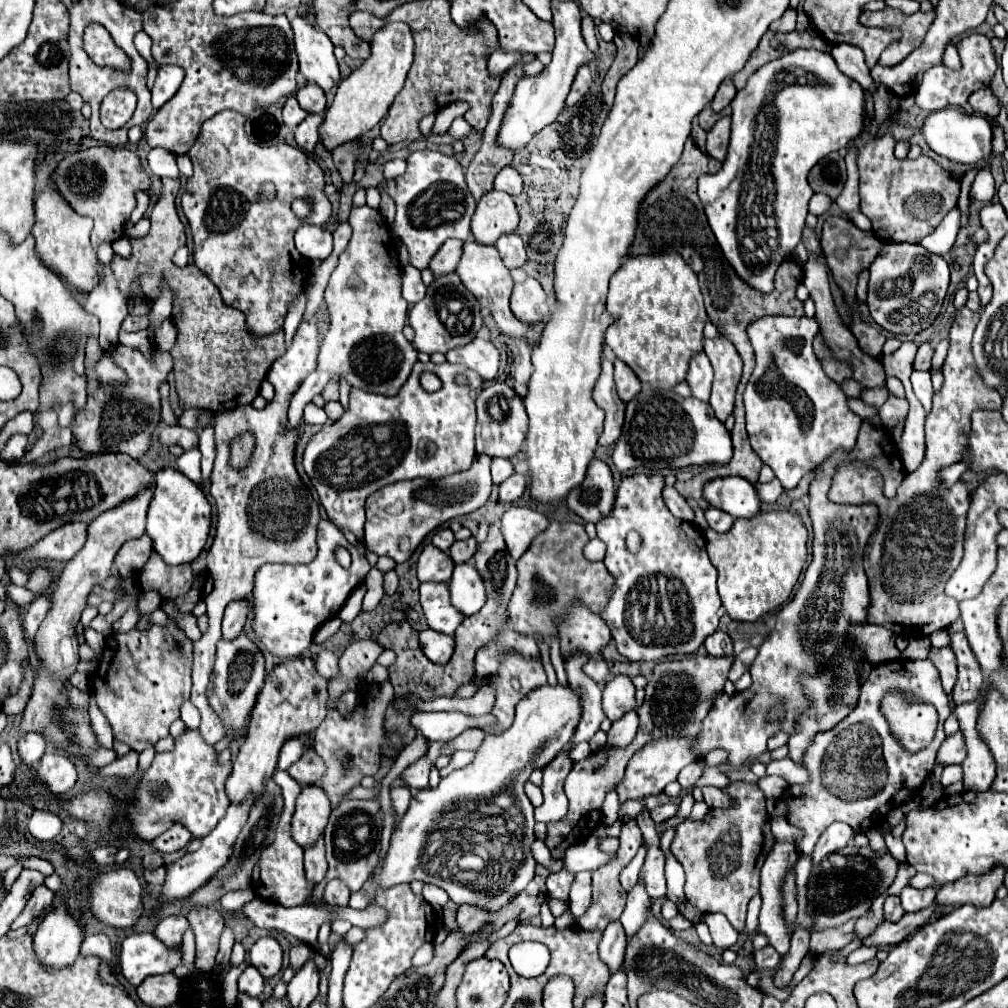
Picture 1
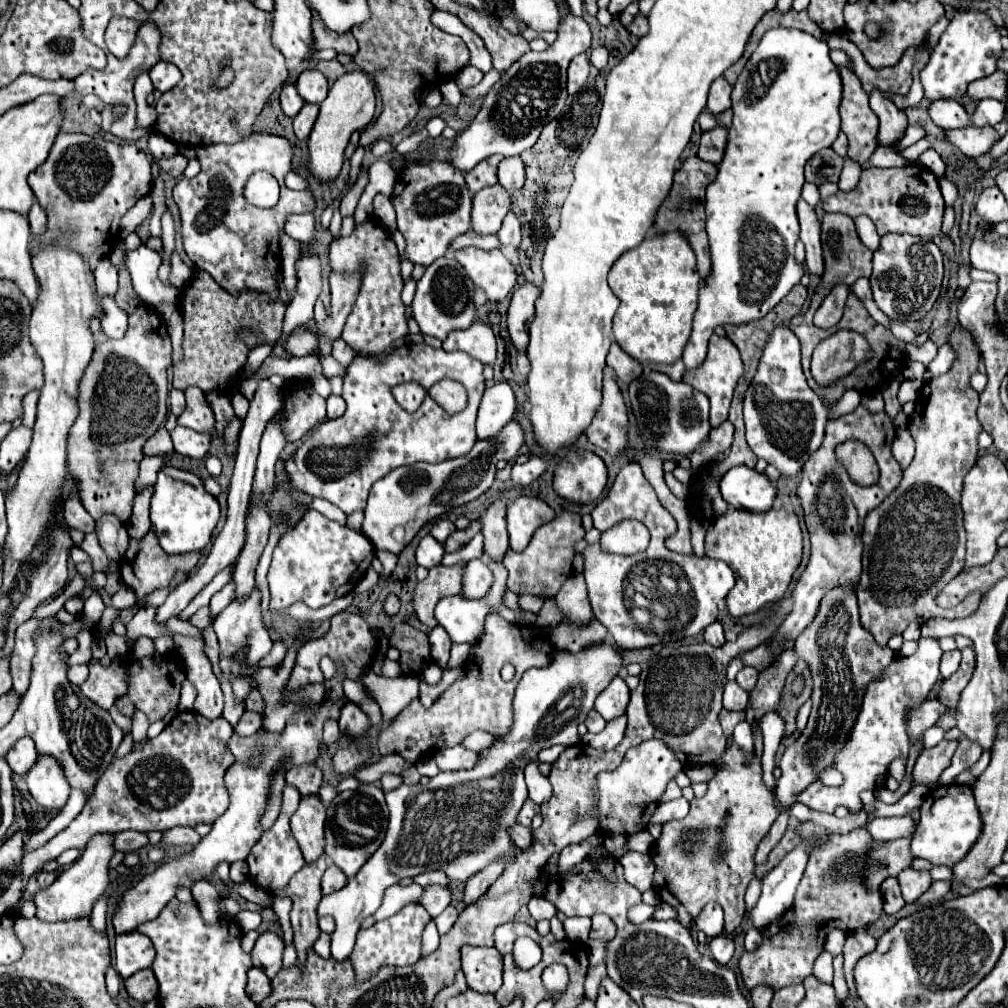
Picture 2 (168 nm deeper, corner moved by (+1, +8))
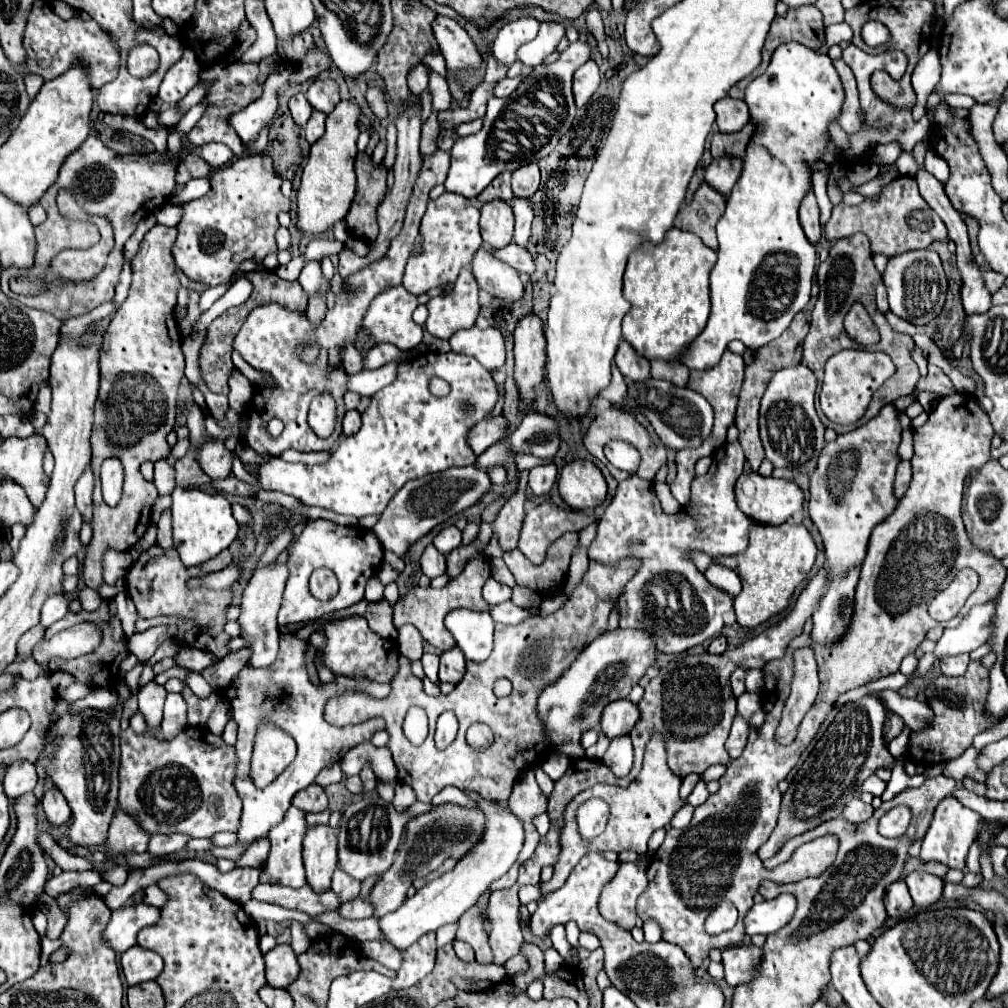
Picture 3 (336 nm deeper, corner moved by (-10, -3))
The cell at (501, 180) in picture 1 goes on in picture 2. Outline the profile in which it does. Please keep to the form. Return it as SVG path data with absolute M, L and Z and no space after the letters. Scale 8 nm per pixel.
M514 156L514 158L504 158L498 166L498 182L504 186L508 192L518 190L524 186L526 174L524 174L524 162Z

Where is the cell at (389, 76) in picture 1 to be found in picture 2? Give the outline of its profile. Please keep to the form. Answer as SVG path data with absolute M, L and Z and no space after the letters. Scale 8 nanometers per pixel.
M348 72L334 82L326 100L320 104L318 120L308 136L308 170L318 182L334 182L338 178L350 134L354 130L362 130L366 124L372 122L374 108L374 82L370 82L364 72Z

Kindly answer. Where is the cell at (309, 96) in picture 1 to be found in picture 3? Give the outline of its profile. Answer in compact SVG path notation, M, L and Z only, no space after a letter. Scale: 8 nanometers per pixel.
M321 77L321 79L313 81L313 85L305 93L305 97L313 109L323 111L323 113L331 113L335 109L335 105L341 101L339 99L339 87L329 77Z

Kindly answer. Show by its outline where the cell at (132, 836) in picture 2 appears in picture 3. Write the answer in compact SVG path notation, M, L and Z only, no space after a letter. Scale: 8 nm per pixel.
M175 833L175 835L153 835L149 839L149 847L147 851L153 855L153 857L169 857L177 851L181 851L185 847L185 843L189 841L187 835L181 835L181 833Z

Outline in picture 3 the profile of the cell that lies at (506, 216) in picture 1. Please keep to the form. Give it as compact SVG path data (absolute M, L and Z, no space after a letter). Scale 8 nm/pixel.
M489 201L481 207L481 235L493 249L505 247L513 237L513 209L507 201Z

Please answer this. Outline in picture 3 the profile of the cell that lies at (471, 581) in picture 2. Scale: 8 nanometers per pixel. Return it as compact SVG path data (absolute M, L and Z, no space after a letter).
M493 577L487 579L487 583L483 585L483 599L489 603L489 607L495 607L507 599L511 599L511 589L499 581L495 581Z

